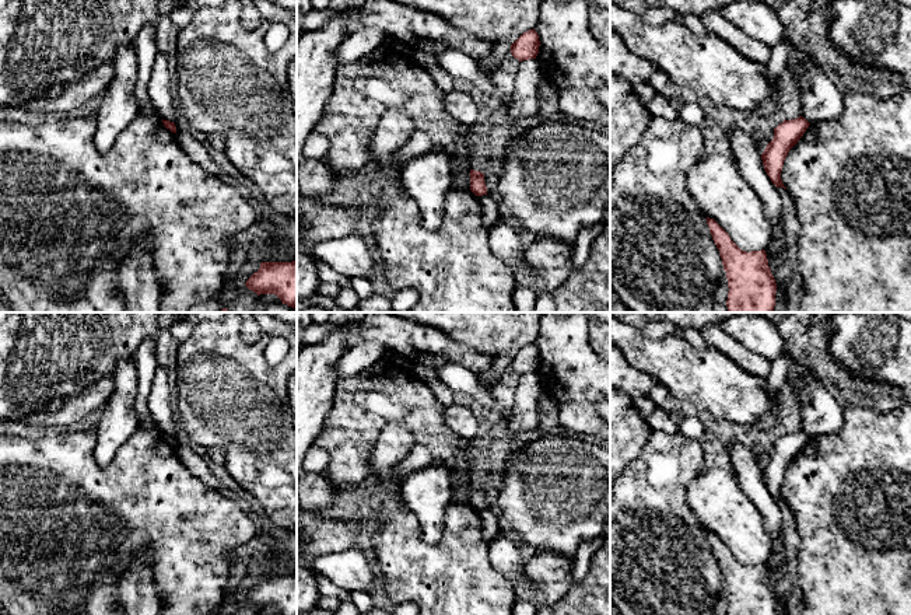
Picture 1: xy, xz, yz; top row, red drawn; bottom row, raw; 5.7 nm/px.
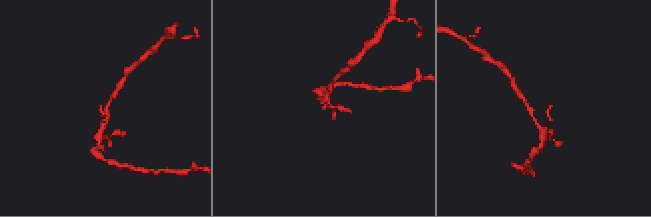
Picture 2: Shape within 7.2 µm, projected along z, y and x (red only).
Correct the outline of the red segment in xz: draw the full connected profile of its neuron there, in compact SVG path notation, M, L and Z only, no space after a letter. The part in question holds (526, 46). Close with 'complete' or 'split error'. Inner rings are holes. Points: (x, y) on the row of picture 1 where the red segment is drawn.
M529 29L523 32L512 45L511 45L511 53L515 59L519 62L522 60L529 60L529 59L536 59L539 53L539 35L533 29Z | complete

